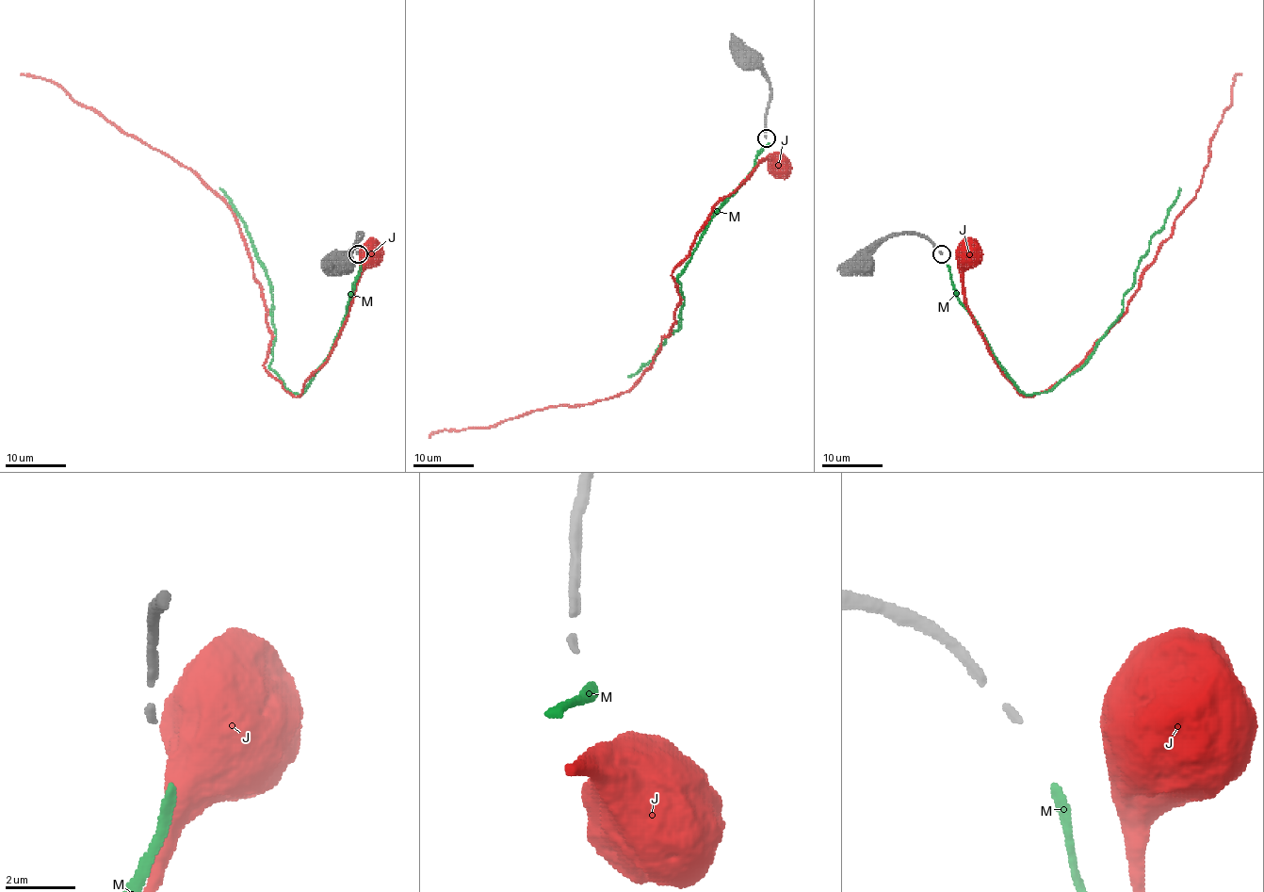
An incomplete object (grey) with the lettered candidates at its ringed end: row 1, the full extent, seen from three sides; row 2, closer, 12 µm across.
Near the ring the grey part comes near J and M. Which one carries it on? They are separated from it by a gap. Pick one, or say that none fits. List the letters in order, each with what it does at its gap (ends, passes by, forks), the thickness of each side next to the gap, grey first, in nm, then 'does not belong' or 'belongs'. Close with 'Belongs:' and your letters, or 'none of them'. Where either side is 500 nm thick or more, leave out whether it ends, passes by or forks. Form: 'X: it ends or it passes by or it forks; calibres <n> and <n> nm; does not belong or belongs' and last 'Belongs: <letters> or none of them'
J: calibres 200 and 700 nm; does not belong
M: it ends; calibres 200 and 240 nm; belongs
Belongs: M

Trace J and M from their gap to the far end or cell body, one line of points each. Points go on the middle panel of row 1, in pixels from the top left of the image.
J: (773, 152), (783, 159), (781, 164)
M: (769, 143), (757, 154), (753, 170), (708, 221), (678, 276), (684, 298), (676, 330), (647, 364), (627, 375)

